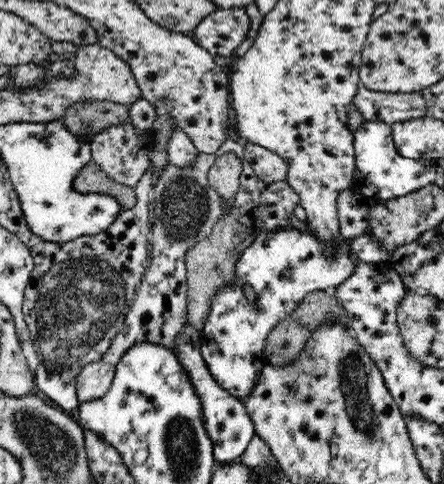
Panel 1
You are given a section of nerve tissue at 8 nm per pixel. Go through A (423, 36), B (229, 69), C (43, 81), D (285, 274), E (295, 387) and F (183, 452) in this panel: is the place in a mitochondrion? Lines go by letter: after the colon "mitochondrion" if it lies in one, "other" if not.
A: other
B: other
C: other
D: other
E: other
F: mitochondrion

